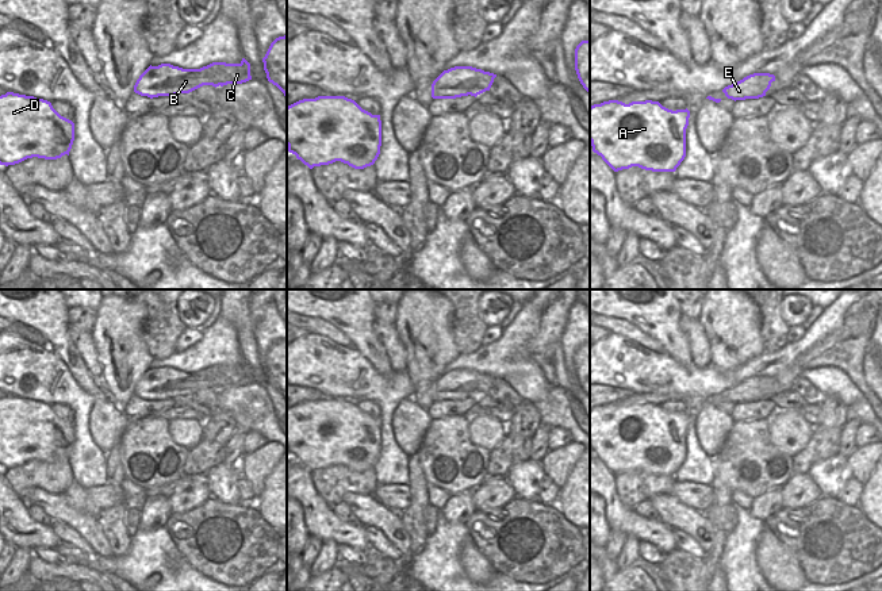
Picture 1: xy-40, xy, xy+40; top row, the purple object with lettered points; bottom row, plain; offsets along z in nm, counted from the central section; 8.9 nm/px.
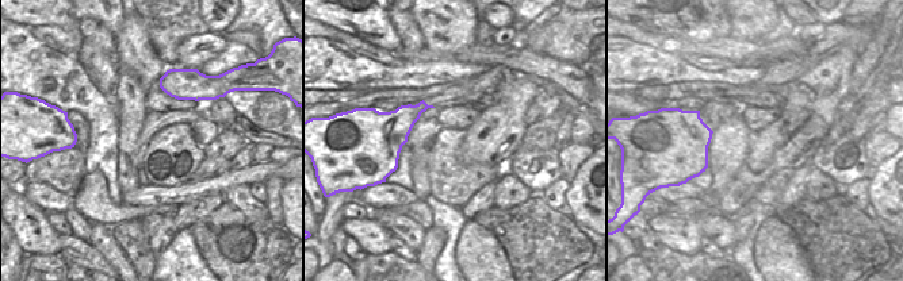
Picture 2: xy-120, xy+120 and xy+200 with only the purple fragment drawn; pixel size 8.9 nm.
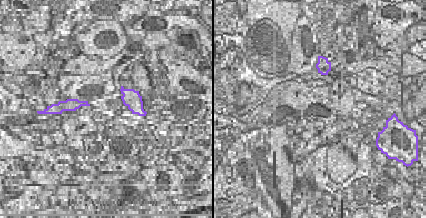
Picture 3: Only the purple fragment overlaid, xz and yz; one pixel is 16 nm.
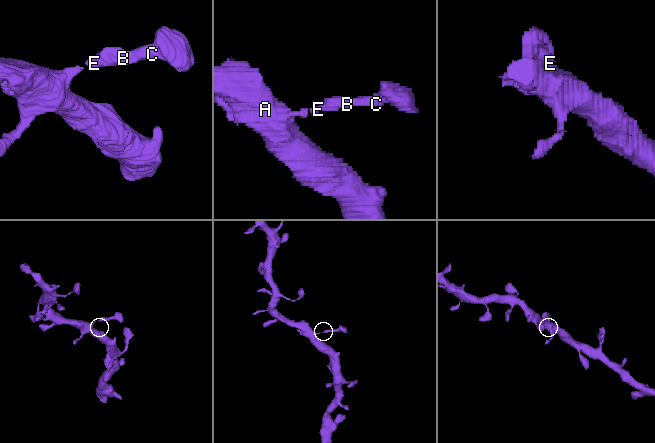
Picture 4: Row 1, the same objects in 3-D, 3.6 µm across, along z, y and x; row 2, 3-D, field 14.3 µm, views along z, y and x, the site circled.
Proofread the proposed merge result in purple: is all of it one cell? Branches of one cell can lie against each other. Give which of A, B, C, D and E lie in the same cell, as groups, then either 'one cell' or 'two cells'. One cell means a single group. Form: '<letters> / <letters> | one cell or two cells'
A B C D E | one cell

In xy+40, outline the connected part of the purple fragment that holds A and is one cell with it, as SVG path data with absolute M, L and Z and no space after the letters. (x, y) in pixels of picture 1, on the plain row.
M609 403L590 410L590 445L593 454L614 473L639 469L652 475L675 475L686 460L686 431L689 429L690 414L668 412L659 404L632 404L625 407L618 403Z

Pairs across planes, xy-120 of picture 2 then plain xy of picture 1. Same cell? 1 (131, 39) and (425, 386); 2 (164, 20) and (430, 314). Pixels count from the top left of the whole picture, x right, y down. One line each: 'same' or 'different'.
1: same
2: different

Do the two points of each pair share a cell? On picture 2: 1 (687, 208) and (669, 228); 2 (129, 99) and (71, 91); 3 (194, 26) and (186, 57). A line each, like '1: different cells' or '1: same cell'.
1: different cells
2: different cells
3: different cells

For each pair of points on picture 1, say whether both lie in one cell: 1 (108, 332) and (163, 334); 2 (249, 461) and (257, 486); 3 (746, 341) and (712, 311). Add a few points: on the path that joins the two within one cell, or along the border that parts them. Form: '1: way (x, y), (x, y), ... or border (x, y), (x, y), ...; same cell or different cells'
1: border (142, 303), (146, 307), (144, 341), (153, 359); different cells
2: way (254, 467), (257, 480); same cell
3: way (737, 333), (720, 315); same cell

